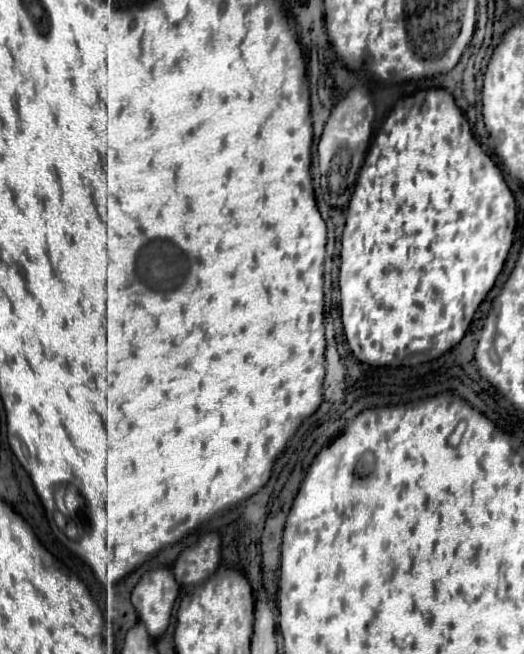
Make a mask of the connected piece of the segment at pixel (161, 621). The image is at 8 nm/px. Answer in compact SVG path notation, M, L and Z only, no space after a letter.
M153 568L145 572L133 588L131 604L153 638L159 638L165 632L177 594L179 584L169 568Z

